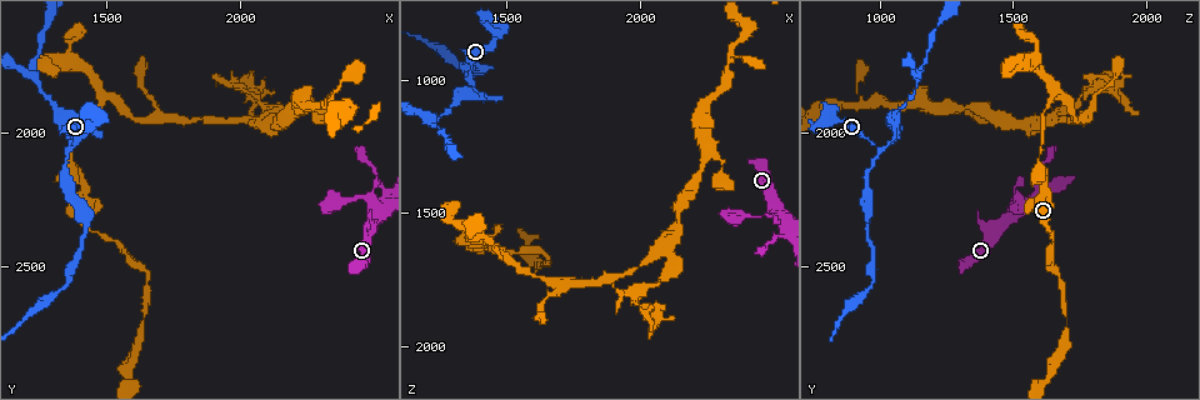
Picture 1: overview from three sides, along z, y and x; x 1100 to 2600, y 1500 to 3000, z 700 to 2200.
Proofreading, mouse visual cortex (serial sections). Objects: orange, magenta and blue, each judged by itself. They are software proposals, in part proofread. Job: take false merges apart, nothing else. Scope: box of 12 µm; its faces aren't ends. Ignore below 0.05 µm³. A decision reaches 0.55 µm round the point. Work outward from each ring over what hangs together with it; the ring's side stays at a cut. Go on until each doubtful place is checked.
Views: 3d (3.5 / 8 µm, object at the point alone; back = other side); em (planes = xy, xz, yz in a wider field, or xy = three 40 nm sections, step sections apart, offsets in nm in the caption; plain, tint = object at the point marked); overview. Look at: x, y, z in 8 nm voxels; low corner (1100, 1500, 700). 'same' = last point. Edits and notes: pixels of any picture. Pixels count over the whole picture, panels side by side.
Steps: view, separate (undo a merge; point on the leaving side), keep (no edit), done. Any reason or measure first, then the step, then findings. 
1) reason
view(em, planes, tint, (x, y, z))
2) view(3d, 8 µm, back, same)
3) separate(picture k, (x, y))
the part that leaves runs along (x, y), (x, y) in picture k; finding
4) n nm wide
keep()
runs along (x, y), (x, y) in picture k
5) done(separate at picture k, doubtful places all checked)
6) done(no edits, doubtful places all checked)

side arm on a straight run
view(3d, 8 µm, (2090, 1950, 1640))

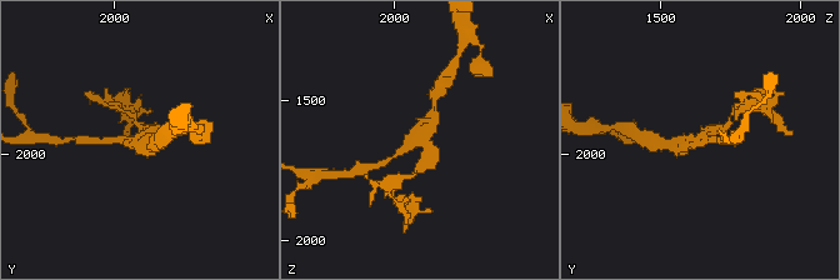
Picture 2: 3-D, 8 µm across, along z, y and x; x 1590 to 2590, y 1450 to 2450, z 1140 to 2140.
3 arms; arms of 150, 300, 300 nm
view(em, xy, step 2, tint, (2080, 1950, 1640))

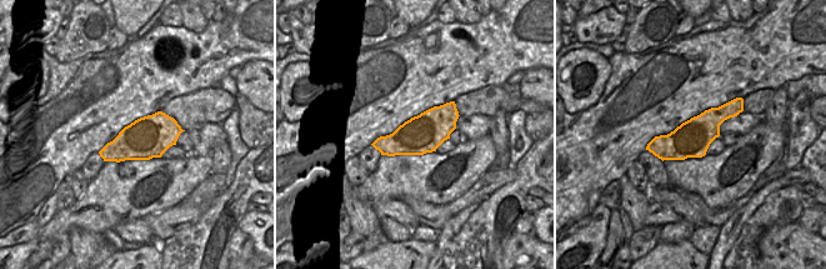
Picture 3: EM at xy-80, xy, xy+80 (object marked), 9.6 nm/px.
380 nm wide
keep()
runs along (739, 106), (689, 140), (650, 147) in picture 3; all the same cell

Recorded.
calibre changes
view(3d, 3.5 µm, (2080, 1880, 1770))

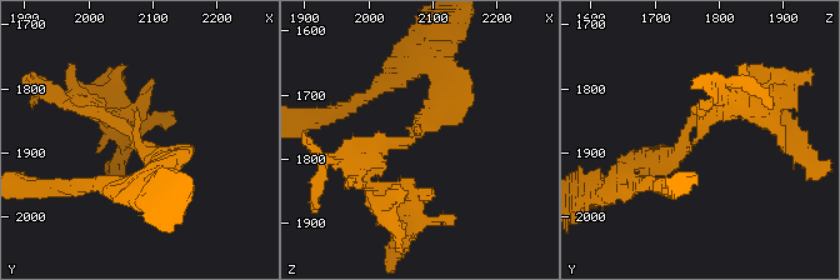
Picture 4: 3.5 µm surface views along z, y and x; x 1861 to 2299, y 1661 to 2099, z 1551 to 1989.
arms of 200, 250 nm; now the EM
view(em, xy, step 2, tint, (2070, 1885, 1765))

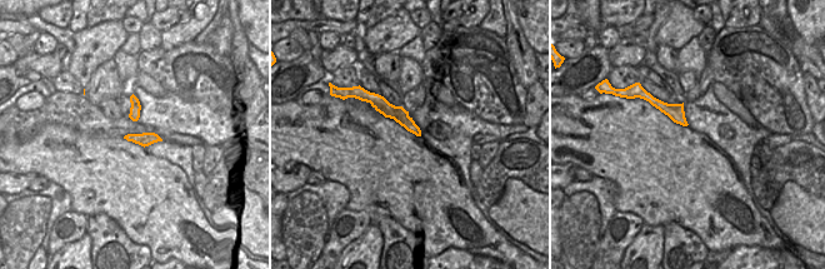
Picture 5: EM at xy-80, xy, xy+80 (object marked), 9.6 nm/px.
keep()
runs along (371, 99), (398, 113), (416, 130) in picture 5; one cell here

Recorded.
abrupt turn
view(3d, 3.5 µm, (1990, 1820, 1850))

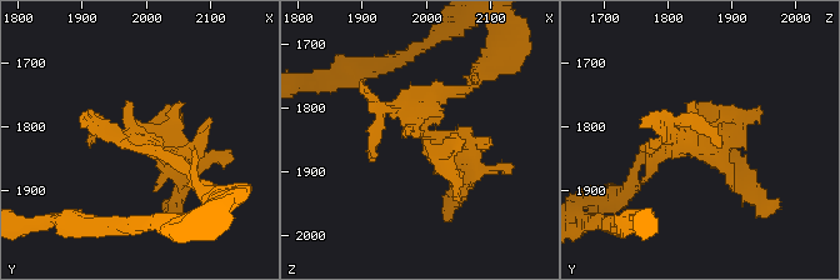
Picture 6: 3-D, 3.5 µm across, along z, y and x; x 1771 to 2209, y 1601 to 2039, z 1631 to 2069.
view(em, xy, step 3, tint, (1995, 1830, 1840))

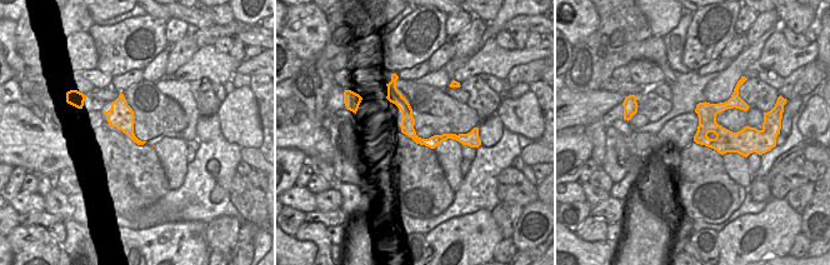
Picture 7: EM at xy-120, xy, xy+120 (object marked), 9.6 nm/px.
keep()
runs along (463, 90), (416, 131), (474, 170) in picture 6; one cell here

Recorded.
side arm on a straight run
view(3d, 8 µm, (1360, 2070, 1000))

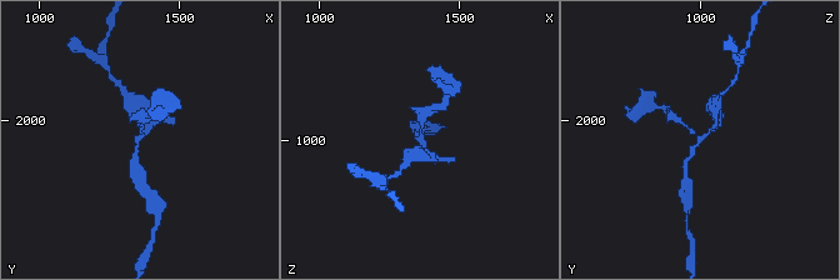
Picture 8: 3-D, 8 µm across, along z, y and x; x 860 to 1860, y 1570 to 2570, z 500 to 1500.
view(em, xy, step 3, tint, (1360, 2060, 990))

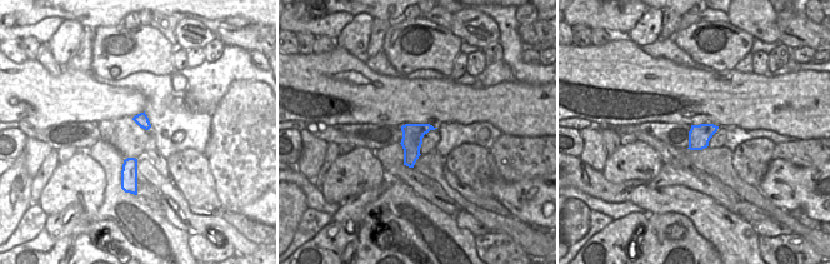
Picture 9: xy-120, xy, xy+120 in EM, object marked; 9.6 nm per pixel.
3 arms; arms of 200, 200, 250 nm
keep()
runs along (425, 113), (423, 155) in picture 8; one cell here

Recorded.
branch point
view(3d, 3.5 µm, (1240, 1790, 1150))

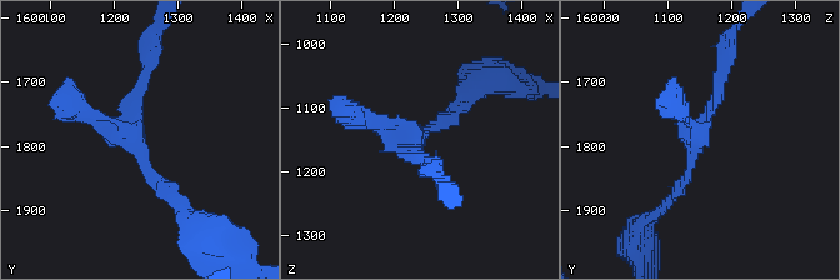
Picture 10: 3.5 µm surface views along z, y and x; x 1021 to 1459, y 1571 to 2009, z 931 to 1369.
3 arms; arms of 150, 150, 200 nm
view(em, xy, step 5, tint, (1235, 1800, 1145))

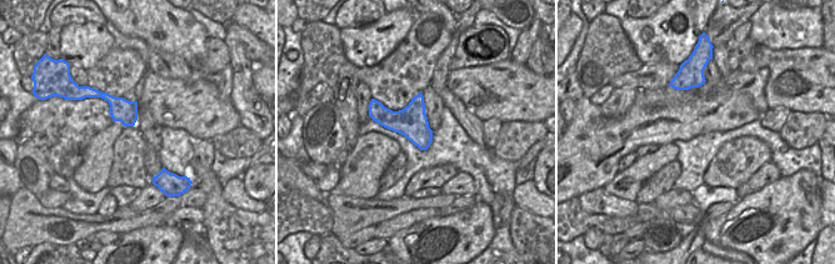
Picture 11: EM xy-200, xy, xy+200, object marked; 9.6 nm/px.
keep()
runs along (666, 205), (689, 179), (720, 68) in picture 10; continuous, no second cell

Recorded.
narrows sharply
view(3d, 3.5 µm, (1560, 2410, 1650))

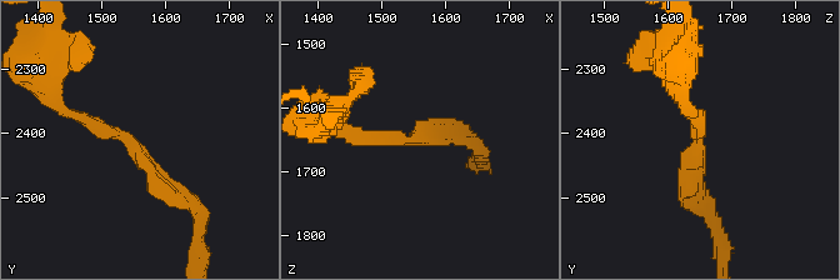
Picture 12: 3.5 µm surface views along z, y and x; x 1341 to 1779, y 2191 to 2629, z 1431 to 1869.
arms of 150, 250 nm; now the EM
view(em, xy, step 2, tint, (1545, 2410, 1650))

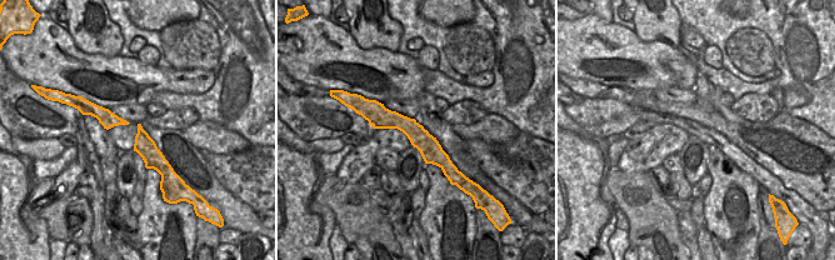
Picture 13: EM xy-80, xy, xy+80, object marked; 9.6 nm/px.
view(em, xy, step 5, tint, same)

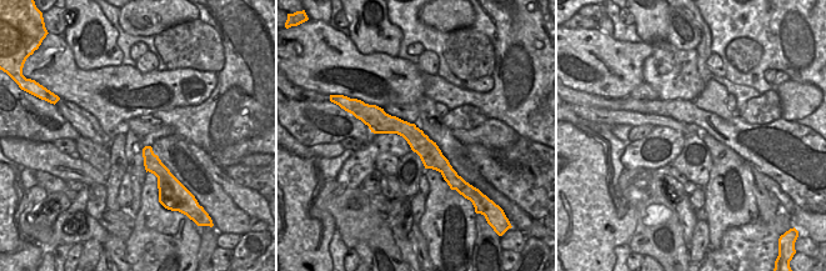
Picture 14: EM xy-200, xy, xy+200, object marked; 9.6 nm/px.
220 nm wide
keep()
runs along (366, 115), (405, 129), (452, 174) in picture 14; continuous, no second cell

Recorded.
done(no edits, doubtful places all checked)

